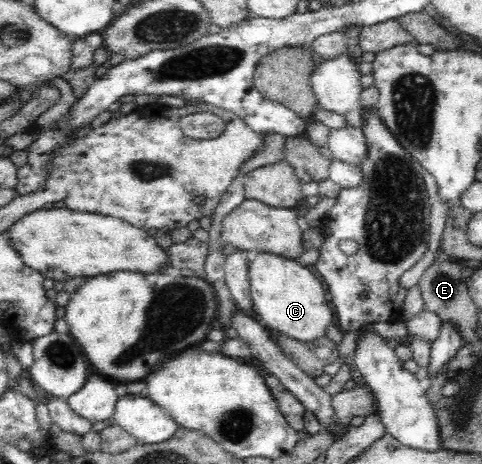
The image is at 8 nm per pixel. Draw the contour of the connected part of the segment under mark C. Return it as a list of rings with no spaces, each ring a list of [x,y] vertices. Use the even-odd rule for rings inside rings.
[[[259,252],[252,255],[248,279],[257,320],[269,331],[281,333],[297,341],[315,341],[326,335],[327,327],[336,321],[329,308],[323,283],[297,260]]]

